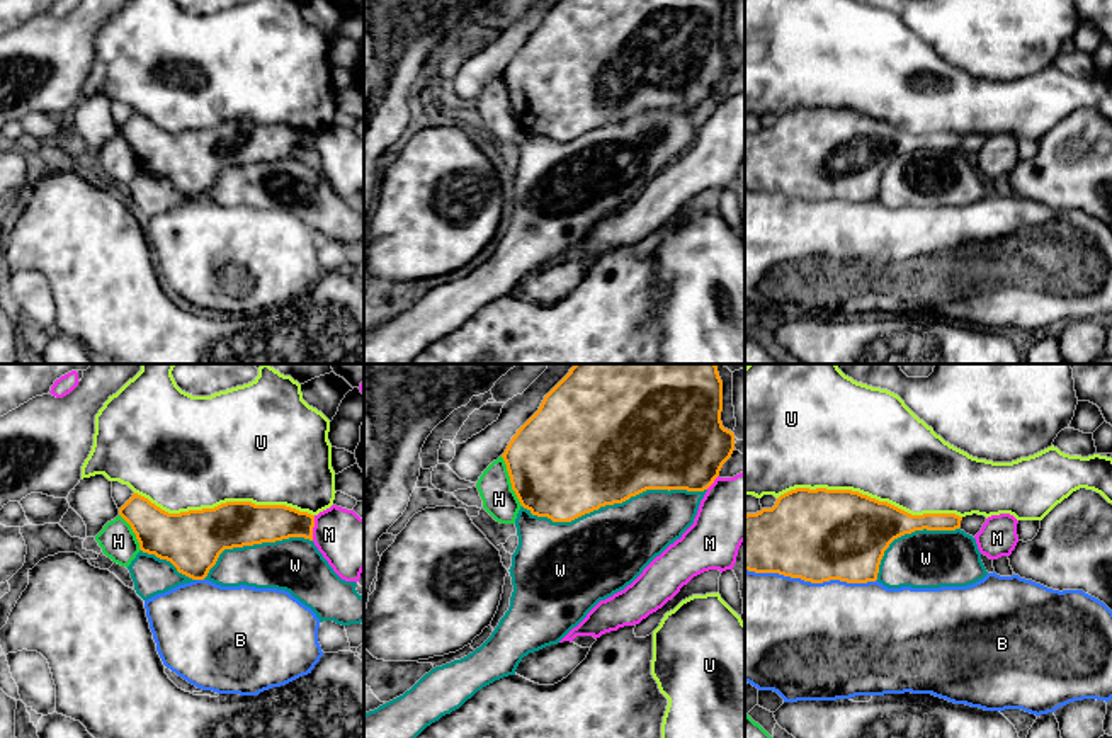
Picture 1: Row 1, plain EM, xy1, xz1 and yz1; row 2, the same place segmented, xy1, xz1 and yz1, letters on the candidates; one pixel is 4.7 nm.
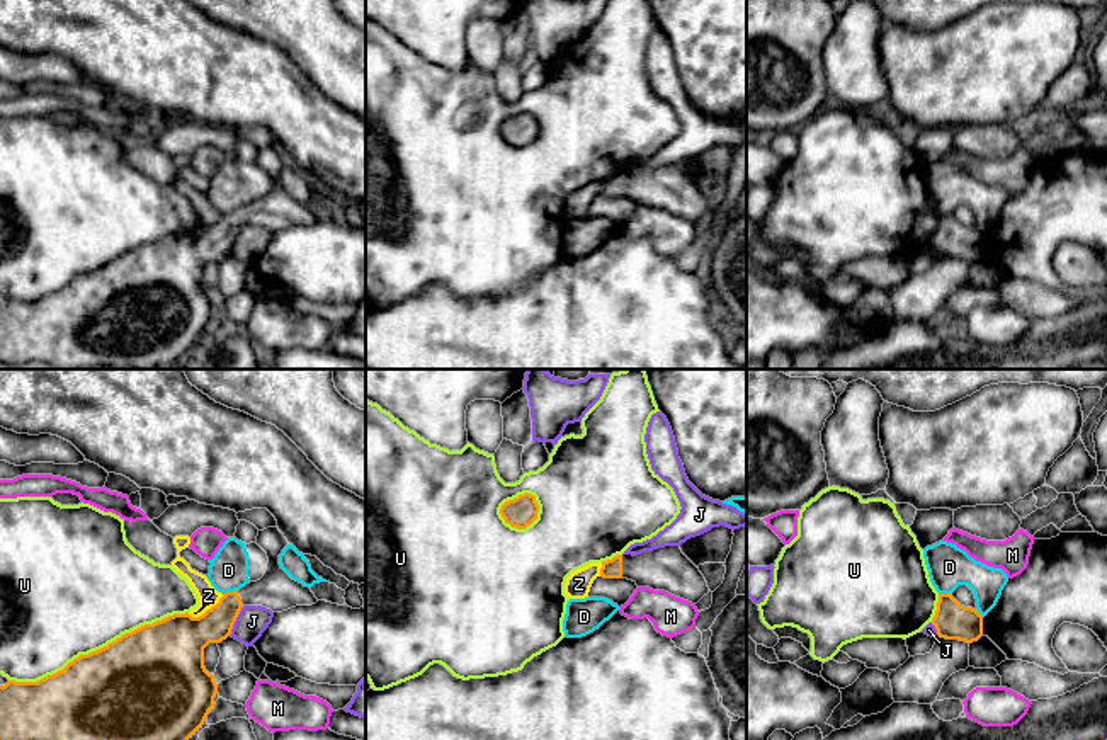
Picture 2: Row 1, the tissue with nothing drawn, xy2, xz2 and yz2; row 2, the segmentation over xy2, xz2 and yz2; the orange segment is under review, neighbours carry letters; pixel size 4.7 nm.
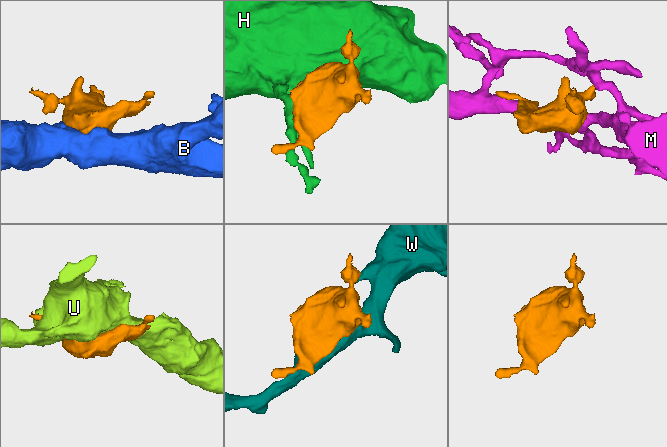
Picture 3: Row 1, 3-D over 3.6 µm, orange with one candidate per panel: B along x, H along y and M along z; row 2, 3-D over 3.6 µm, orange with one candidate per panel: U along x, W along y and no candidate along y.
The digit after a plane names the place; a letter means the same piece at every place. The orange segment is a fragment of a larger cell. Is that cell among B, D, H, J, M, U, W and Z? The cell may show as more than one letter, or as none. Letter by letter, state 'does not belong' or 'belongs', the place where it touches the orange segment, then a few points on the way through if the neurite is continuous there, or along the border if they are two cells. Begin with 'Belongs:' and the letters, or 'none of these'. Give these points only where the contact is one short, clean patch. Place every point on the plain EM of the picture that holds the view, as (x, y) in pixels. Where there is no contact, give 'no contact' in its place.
Belongs: none of these
B: does not belong; meets orange in yz1 at (811, 201)
D: does not belong; meets orange in xy2 at (230, 211)
H: does not belong; meets orange in xz1 at (510, 101)
J: does not belong; meets orange in xy2 at (235, 239)
M: does not belong; meets orange in xy1 at (313, 145)
U: does not belong; meets orange in yz1 at (869, 116)
W: does not belong; meets orange in xz1 at (614, 121)
Z: does not belong; meets orange in xy2 at (208, 228)

